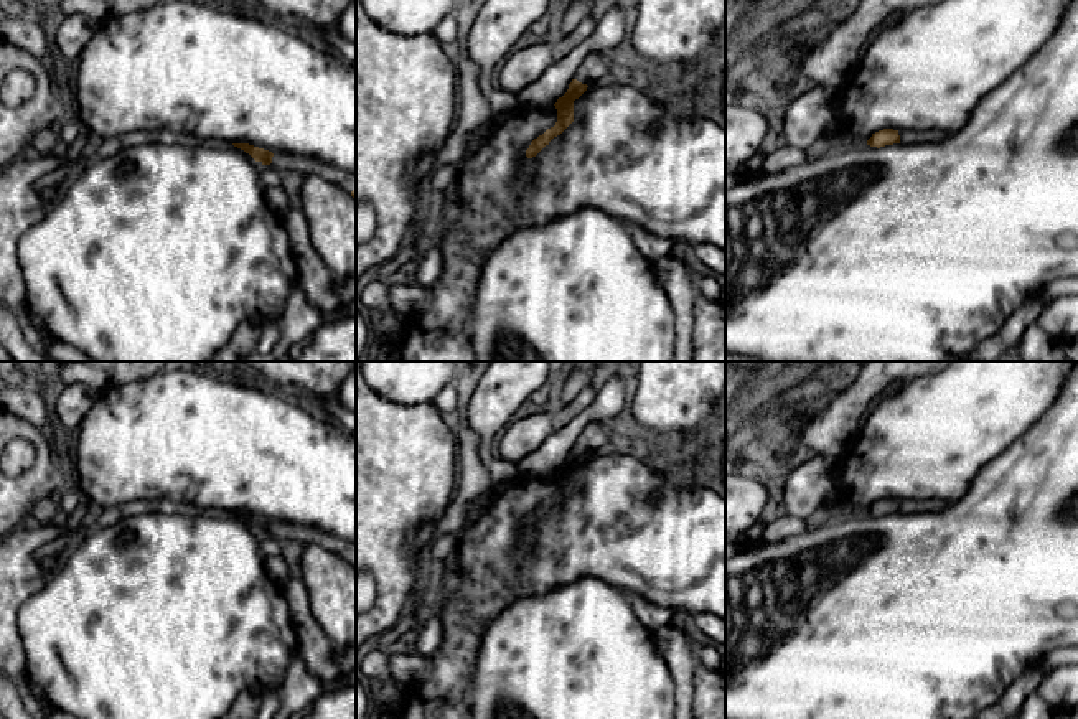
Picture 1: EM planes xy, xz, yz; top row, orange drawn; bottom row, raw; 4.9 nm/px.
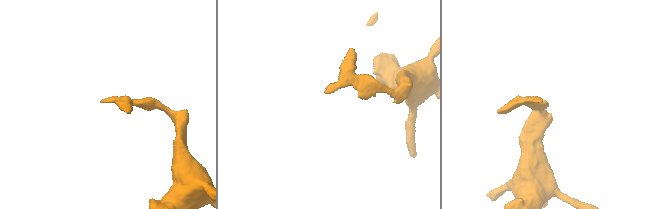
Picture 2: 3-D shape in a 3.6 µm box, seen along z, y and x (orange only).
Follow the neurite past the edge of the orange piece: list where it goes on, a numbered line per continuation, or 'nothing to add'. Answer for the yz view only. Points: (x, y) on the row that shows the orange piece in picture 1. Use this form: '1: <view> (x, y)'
1: yz (905, 136)

